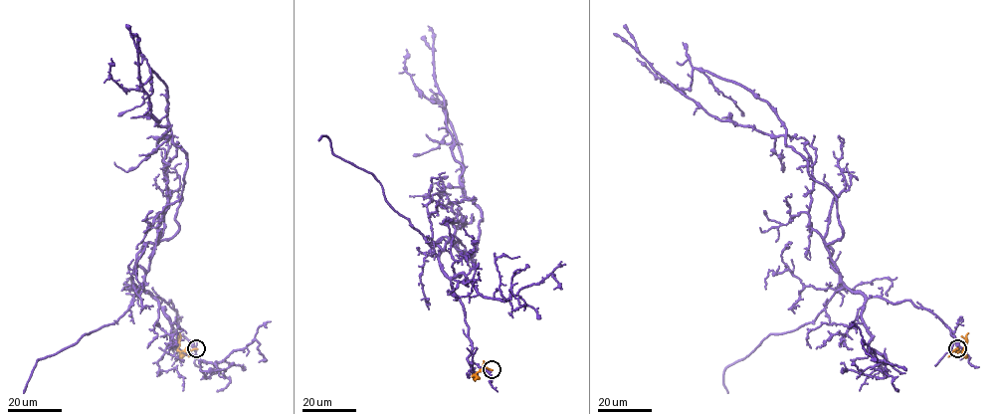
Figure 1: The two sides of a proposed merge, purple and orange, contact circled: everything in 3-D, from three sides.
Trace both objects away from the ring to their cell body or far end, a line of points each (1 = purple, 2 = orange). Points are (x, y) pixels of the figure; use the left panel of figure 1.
1: (196, 348), (143, 285), (179, 229), (187, 155), (166, 85), (150, 68), (124, 90), (111, 58)
2: (196, 348), (180, 351), (179, 333)

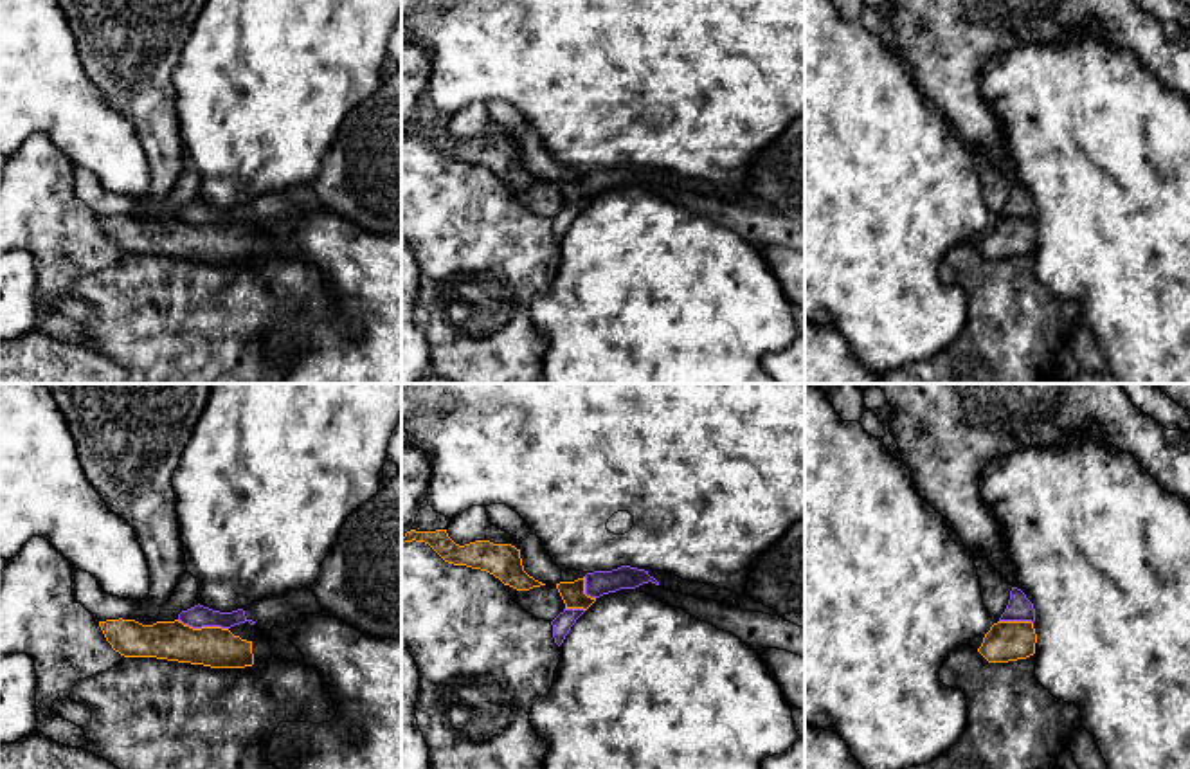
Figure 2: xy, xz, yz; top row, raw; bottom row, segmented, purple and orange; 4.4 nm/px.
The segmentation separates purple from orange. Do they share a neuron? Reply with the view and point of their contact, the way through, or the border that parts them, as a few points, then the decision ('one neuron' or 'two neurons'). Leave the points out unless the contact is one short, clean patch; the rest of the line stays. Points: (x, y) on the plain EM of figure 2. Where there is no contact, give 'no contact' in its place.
meets purple in xy at (202, 222); border along xy (177, 217), (193, 224), (227, 226); two neurons

